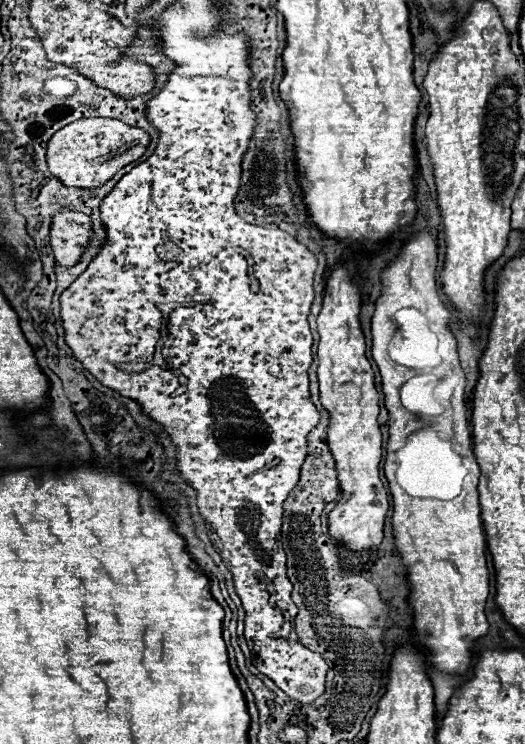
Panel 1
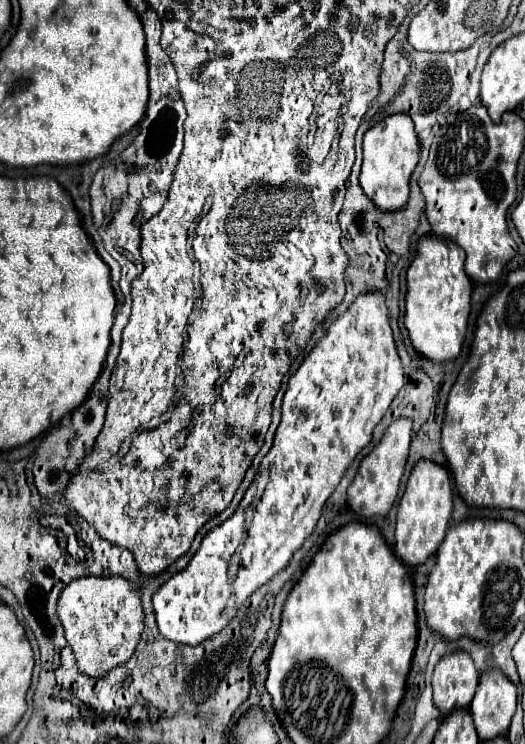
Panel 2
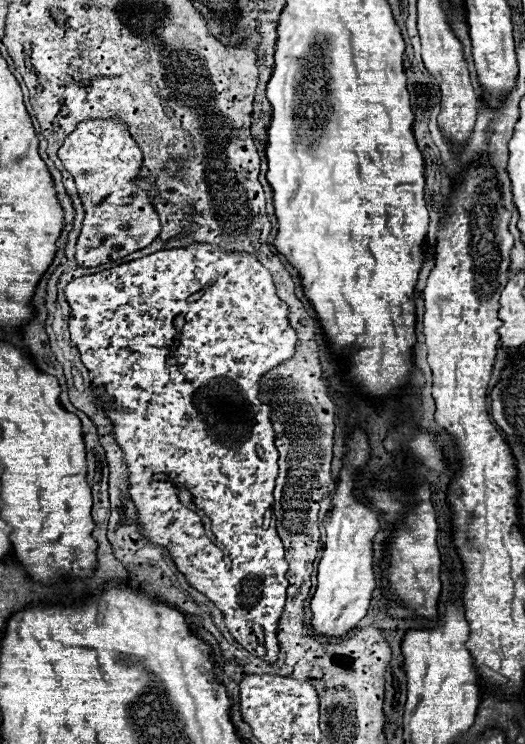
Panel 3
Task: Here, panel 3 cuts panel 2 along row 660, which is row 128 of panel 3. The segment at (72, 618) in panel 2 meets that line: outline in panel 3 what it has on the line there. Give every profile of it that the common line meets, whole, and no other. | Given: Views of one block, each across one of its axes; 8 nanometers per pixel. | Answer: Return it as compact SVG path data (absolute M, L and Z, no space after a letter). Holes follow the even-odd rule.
M84 120L64 140L58 156L64 162L66 170L74 176L78 194L86 210L82 232L76 242L76 262L82 268L108 264L154 242L154 238L160 234L162 224L154 206L150 204L146 190L136 184L138 172L142 168L142 152L130 138L124 124L120 124L118 120Z

